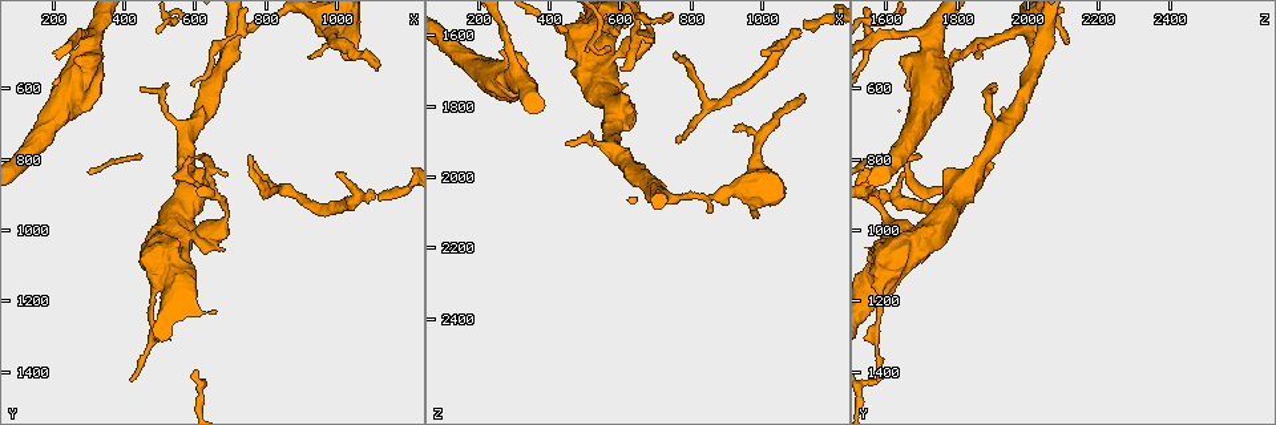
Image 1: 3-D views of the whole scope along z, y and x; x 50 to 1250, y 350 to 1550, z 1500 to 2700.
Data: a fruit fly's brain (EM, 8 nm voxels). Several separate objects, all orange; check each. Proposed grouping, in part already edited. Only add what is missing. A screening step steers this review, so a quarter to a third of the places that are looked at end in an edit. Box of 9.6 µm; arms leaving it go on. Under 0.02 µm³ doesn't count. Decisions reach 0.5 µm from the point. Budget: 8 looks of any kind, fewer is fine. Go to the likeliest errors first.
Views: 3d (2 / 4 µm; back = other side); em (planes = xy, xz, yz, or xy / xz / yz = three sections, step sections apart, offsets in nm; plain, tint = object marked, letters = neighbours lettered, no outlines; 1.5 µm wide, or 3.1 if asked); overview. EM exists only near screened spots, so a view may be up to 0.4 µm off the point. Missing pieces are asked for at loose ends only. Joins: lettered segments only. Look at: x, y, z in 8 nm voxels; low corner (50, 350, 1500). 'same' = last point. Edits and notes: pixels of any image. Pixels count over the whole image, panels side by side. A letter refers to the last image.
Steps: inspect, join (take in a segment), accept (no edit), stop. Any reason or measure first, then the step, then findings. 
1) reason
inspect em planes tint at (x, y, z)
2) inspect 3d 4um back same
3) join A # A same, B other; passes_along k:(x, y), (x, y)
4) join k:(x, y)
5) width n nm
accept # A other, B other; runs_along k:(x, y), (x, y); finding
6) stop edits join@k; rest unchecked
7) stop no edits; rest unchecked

thin end
inspect em planes letters at (750, 800, 1650)

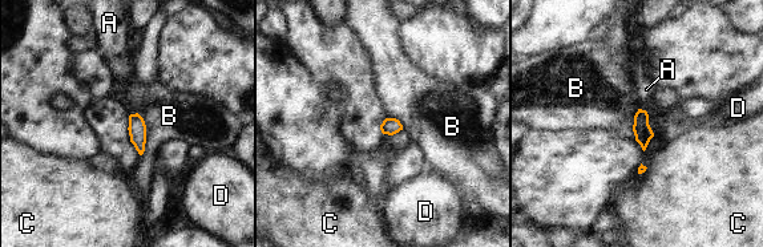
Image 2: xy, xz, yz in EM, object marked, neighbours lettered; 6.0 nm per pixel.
join A # A same, B other, C other, D other; passes_along 2:(641, 128), (641, 109), (646, 89); it goes on there

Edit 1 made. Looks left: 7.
branch stops here
inspect em planes tint at (930, 510, 1870)

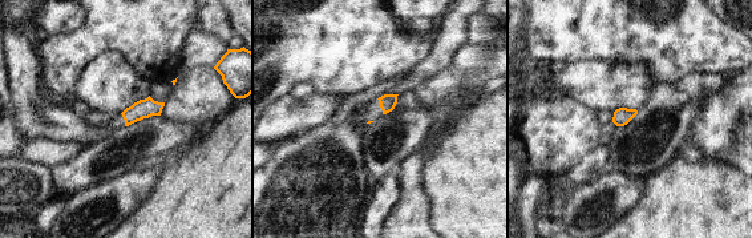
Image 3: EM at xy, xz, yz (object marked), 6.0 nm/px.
inspect em planes letters same

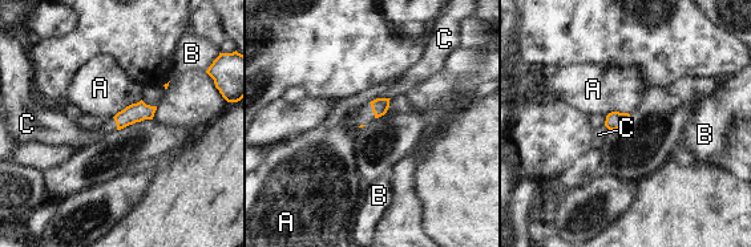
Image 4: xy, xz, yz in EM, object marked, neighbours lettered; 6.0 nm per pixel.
accept # A other, B other, C other; border 4:(141, 100), (126, 105), (112, 117); no lettered segment goes on from it

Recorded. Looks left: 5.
inspect em planes letters at (760, 820, 1900)

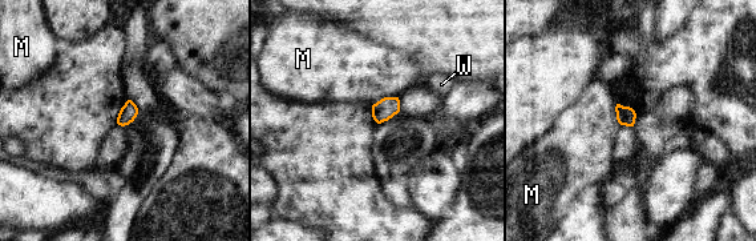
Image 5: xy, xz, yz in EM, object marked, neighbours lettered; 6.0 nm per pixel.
width 100 nm
accept # M other, W other; border 5:(397, 96), (384, 96), (372, 105); none of them fits

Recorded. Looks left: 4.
stop edits join@2; rest unchecked

